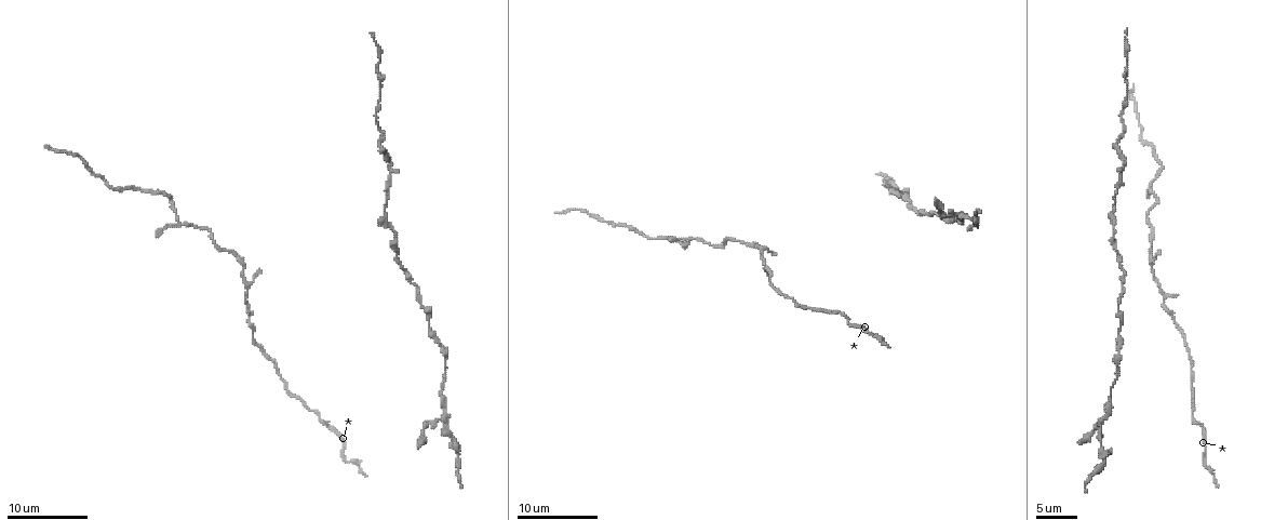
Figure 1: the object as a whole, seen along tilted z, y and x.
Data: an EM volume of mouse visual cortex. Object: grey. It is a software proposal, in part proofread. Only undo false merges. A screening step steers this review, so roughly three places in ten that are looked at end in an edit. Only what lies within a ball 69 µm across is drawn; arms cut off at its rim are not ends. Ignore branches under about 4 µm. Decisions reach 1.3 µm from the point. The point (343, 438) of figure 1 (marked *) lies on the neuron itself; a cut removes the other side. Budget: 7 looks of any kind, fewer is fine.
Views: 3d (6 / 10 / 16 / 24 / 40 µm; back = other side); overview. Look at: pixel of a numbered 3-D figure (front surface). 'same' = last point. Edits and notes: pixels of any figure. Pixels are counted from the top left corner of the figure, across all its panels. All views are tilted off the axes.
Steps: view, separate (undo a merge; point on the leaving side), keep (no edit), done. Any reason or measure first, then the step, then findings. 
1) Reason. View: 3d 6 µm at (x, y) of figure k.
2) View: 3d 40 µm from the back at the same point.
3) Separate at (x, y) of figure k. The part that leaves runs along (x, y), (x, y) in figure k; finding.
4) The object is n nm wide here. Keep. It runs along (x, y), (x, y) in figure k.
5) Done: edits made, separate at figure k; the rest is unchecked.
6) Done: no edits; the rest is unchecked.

Three arms meet. View: 3d 16 µm at (1102, 424) of figure 1.

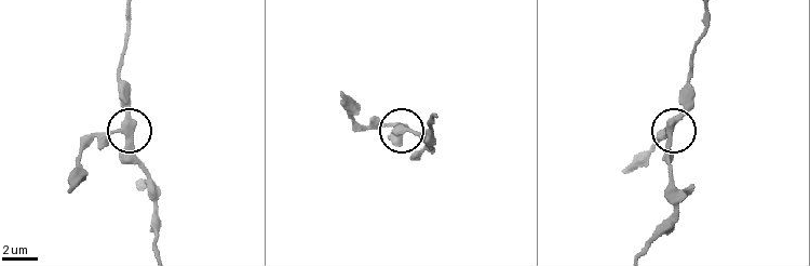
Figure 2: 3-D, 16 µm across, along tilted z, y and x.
Zoom in. View: 3d 6 µm at (672, 127) of figure 2.

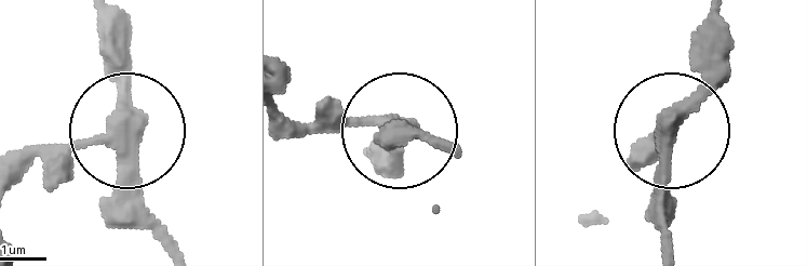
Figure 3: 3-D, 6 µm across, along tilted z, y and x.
The side arm is 10 µm long. Keep. All the same neuron.

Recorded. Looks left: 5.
Thick turns thin. View: 3d 16 µm at (149, 192) of figure 1.

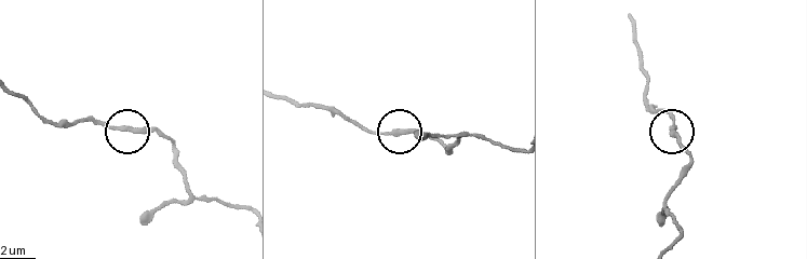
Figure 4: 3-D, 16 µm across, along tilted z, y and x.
From behind. View: 3d 16 µm from the back at (126, 128) of figure 4.

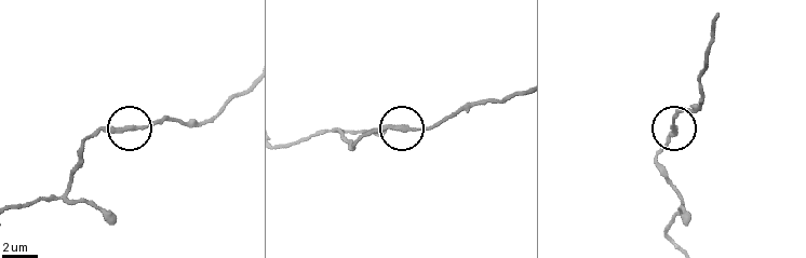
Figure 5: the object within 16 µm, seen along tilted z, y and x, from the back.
Keep. It runs along (284, 145), (333, 130), (354, 146), (395, 126), (438, 124) in figure 5; one neuron here.

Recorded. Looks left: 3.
Narrows sharply. View: 3d 10 µm at (416, 288) of figure 1.

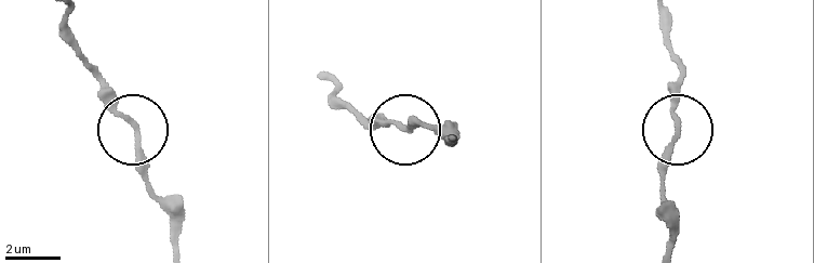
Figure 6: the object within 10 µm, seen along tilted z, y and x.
Keep. It runs along (175, 246), (173, 211), (150, 185), (136, 135), (87, 67) in figure 6; continuous, no second neuron.

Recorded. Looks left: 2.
Done: no edits; the rest is unchecked.

